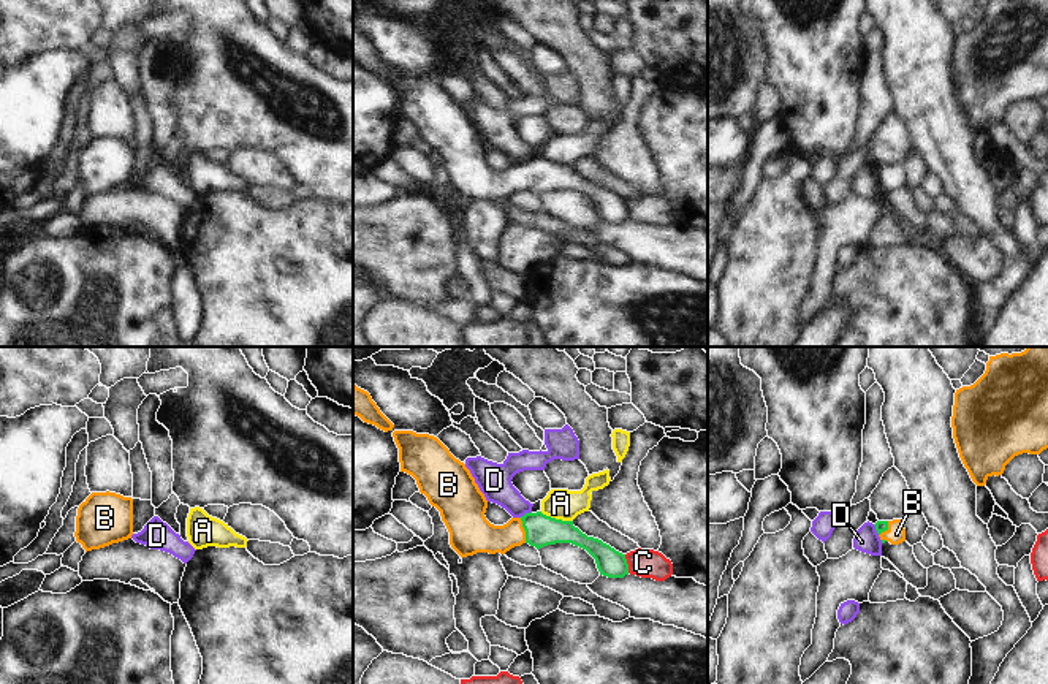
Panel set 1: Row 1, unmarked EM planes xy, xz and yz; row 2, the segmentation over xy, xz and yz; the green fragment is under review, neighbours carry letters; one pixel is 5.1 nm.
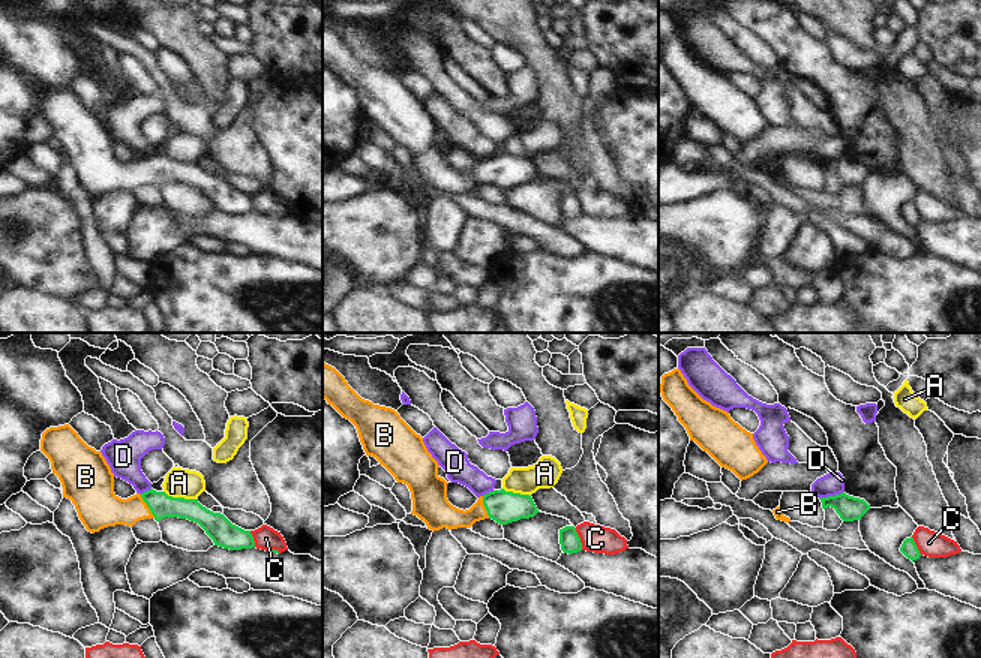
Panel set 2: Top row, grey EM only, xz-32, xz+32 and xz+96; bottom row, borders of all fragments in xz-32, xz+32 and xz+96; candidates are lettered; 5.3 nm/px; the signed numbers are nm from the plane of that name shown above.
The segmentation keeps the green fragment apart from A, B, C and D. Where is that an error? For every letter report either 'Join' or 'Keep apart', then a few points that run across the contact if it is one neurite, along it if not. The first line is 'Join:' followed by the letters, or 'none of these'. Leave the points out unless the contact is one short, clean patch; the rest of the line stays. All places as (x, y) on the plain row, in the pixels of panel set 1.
Join: B
A: Keep apart
B: Join. Line: xz (540, 176), (524, 174), (513, 179), (475, 179)
C: Keep apart. Line: xz (624, 200), (629, 217)
D: Keep apart. Line: xz (531, 155), (520, 162)

